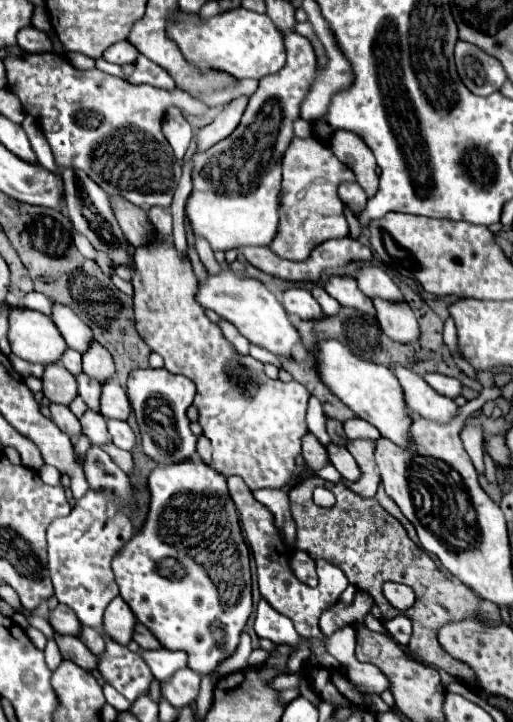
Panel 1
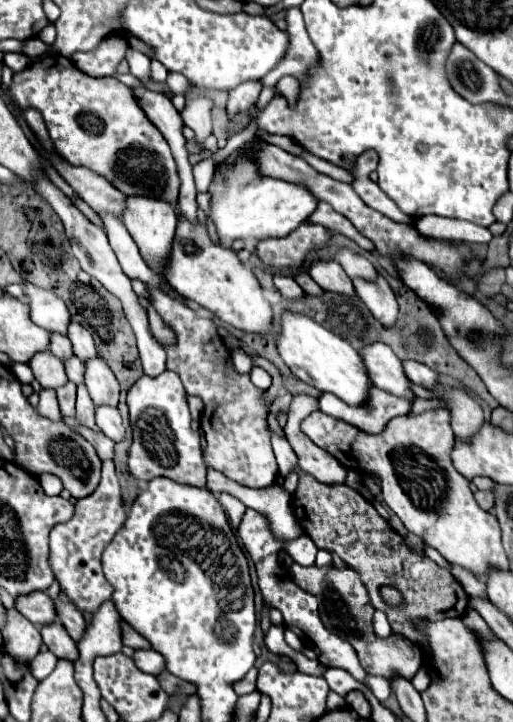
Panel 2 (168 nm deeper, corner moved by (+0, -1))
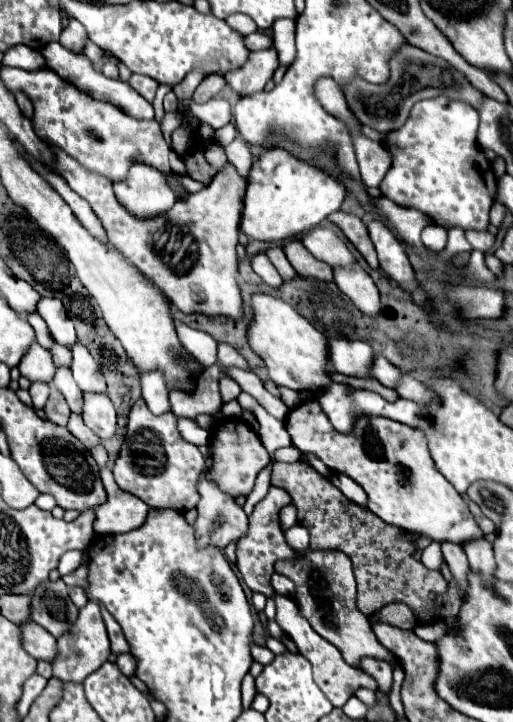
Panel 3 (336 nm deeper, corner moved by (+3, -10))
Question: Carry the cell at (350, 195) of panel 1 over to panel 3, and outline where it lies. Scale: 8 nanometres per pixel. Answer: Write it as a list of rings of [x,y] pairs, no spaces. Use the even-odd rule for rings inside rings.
[[[52,148],[52,166],[68,182],[68,186],[82,196],[100,218],[108,242],[122,252],[134,266],[138,266],[150,280],[154,280],[174,306],[182,312],[202,312],[206,316],[242,316],[242,296],[236,282],[238,274],[238,216],[244,206],[244,192],[248,182],[240,178],[228,162],[224,170],[204,190],[190,194],[186,200],[178,198],[170,212],[154,216],[152,220],[136,220],[132,212],[118,204],[112,182],[82,164],[78,164],[60,148]]]

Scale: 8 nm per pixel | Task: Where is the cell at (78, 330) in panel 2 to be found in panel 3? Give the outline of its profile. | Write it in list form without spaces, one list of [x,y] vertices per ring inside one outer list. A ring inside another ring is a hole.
[[[42,296],[40,302],[36,304],[36,312],[44,318],[44,322],[48,324],[56,342],[60,342],[64,346],[72,346],[78,340],[76,332],[74,332],[74,324],[68,318],[62,300]]]

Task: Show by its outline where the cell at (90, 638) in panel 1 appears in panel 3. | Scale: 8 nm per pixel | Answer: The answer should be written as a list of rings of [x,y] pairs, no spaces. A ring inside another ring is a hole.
[[[58,578],[56,582],[46,580],[32,590],[30,618],[38,622],[44,630],[48,630],[54,638],[68,632],[76,622],[76,616],[78,608],[70,600],[68,588],[62,578]]]

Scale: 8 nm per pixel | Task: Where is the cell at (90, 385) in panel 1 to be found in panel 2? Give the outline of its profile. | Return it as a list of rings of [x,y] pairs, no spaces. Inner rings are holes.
[[[71,357],[71,359],[67,359],[65,361],[65,369],[67,369],[67,377],[69,377],[69,381],[73,381],[73,383],[83,383],[83,363],[77,359],[77,357]]]

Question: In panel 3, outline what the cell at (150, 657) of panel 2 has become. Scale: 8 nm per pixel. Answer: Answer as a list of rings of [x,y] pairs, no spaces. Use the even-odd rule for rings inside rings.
[[[120,654],[116,658],[116,666],[120,668],[120,672],[124,676],[132,676],[134,674],[134,668],[136,668],[136,660],[130,656],[130,654]]]

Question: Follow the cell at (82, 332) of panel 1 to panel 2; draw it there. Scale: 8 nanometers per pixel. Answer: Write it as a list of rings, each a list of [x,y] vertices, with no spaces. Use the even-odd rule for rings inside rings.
[[[27,283],[25,289],[29,297],[29,307],[31,307],[31,319],[45,331],[59,331],[61,335],[67,335],[67,323],[71,323],[71,313],[67,305],[47,289],[39,289],[31,283]]]

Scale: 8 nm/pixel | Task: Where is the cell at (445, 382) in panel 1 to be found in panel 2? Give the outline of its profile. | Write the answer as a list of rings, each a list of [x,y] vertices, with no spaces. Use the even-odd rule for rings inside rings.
[[[405,361],[403,363],[403,369],[405,369],[405,375],[415,383],[415,385],[421,385],[421,387],[437,387],[441,381],[439,381],[439,373],[437,371],[431,371],[427,365],[423,363],[417,363],[417,361]]]

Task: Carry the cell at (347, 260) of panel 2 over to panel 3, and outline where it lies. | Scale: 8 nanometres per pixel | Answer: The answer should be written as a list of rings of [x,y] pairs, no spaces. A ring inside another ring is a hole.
[[[318,226],[318,228],[310,230],[302,238],[302,244],[308,248],[308,252],[314,258],[318,258],[330,266],[350,266],[352,262],[356,262],[352,252],[348,250],[346,242],[330,228]]]

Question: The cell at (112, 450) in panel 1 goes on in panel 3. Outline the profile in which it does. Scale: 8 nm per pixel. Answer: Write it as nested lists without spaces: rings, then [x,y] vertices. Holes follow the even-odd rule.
[[[70,414],[70,420],[68,420],[68,426],[66,426],[86,448],[92,448],[92,446],[96,446],[98,442],[100,442],[100,438],[82,422],[82,416],[78,416],[78,414]]]

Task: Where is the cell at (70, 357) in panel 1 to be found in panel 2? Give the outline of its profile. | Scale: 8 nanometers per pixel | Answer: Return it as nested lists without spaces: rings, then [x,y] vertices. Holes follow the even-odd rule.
[[[57,333],[51,335],[49,351],[51,351],[55,357],[59,357],[61,361],[67,361],[67,359],[73,355],[73,351],[71,351],[71,341],[69,341],[65,335],[57,335]]]

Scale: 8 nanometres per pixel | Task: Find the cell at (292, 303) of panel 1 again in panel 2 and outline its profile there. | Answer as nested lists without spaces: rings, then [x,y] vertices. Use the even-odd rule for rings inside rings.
[[[275,275],[273,277],[273,283],[275,283],[275,287],[277,287],[277,291],[285,297],[285,299],[291,299],[291,301],[295,301],[295,299],[303,299],[303,295],[305,295],[305,291],[297,285],[297,281],[293,279],[293,277],[283,277],[283,275]]]

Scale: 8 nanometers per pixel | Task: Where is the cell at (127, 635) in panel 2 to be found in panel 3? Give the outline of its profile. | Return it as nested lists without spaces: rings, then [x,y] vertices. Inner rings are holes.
[[[102,606],[102,618],[104,618],[104,624],[106,624],[106,630],[108,630],[108,638],[110,638],[110,648],[114,654],[124,654],[124,652],[130,652],[130,646],[118,626],[118,622],[112,618],[112,614]]]

